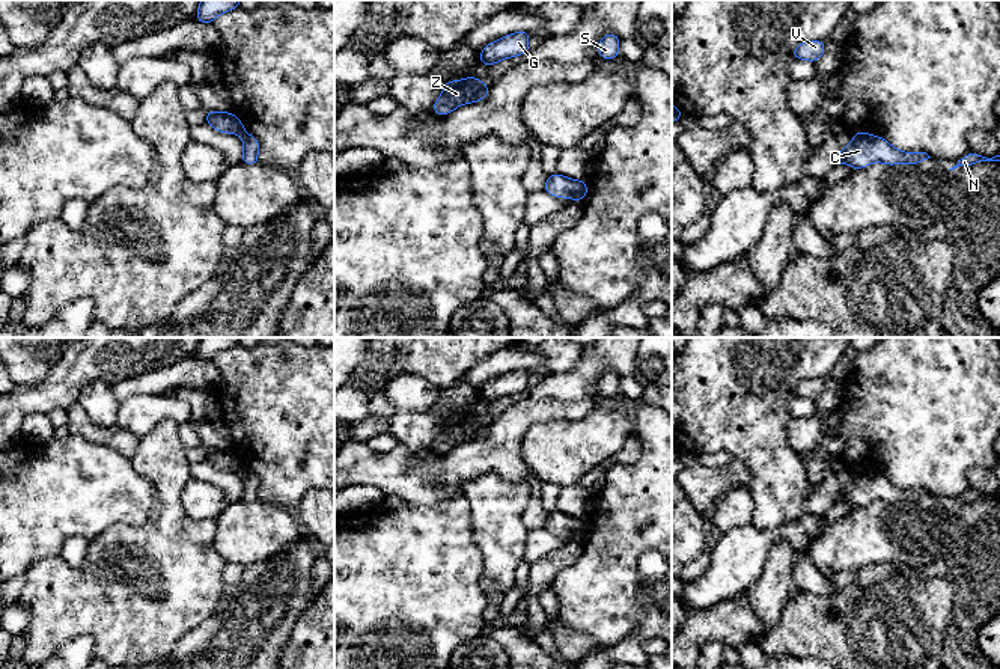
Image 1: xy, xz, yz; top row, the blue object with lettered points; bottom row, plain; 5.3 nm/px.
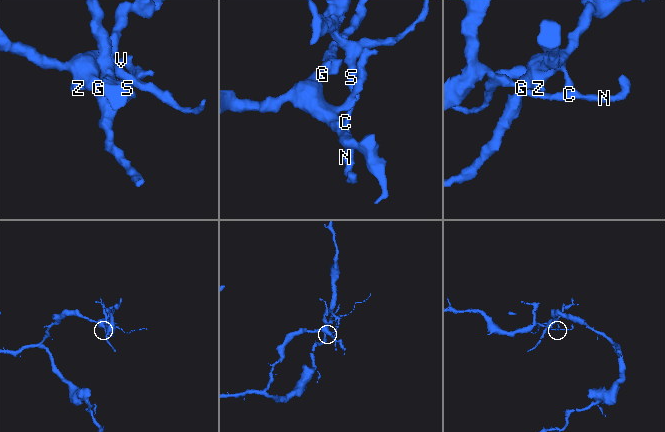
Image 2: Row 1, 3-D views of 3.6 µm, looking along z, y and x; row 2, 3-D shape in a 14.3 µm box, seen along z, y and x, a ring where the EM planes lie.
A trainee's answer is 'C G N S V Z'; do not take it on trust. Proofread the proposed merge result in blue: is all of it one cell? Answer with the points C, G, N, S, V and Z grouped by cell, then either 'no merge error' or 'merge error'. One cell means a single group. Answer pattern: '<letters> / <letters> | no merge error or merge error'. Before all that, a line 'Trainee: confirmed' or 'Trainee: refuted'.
Trainee: refuted
C N S / G V Z | merge error

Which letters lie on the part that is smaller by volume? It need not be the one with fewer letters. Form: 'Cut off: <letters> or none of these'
Cut off: C, N, S

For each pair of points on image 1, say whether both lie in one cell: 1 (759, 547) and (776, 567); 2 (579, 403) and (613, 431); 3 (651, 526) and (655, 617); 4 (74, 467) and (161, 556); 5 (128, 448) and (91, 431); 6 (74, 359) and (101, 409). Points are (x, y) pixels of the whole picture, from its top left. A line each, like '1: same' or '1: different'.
1: different
2: different
3: different
4: different
5: same
6: different

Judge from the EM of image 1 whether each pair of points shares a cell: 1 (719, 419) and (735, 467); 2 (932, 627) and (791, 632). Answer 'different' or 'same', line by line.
1: different
2: same

